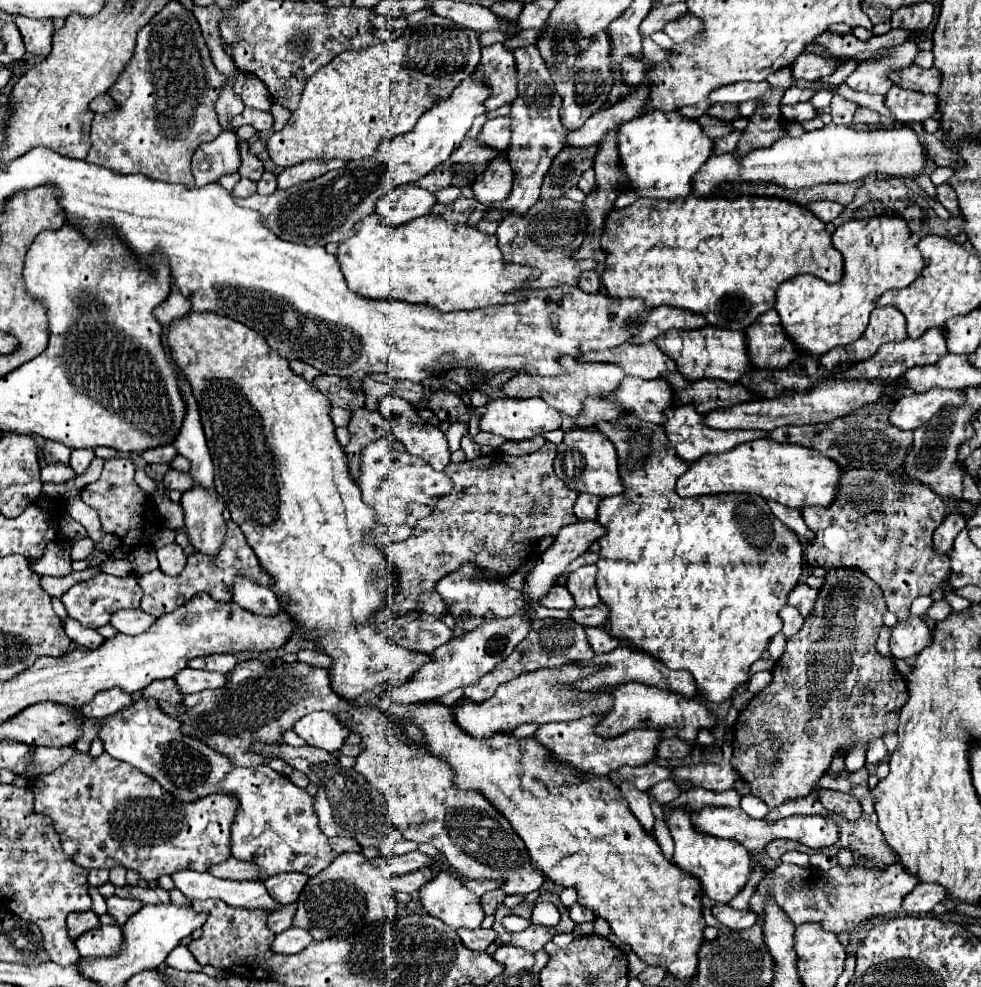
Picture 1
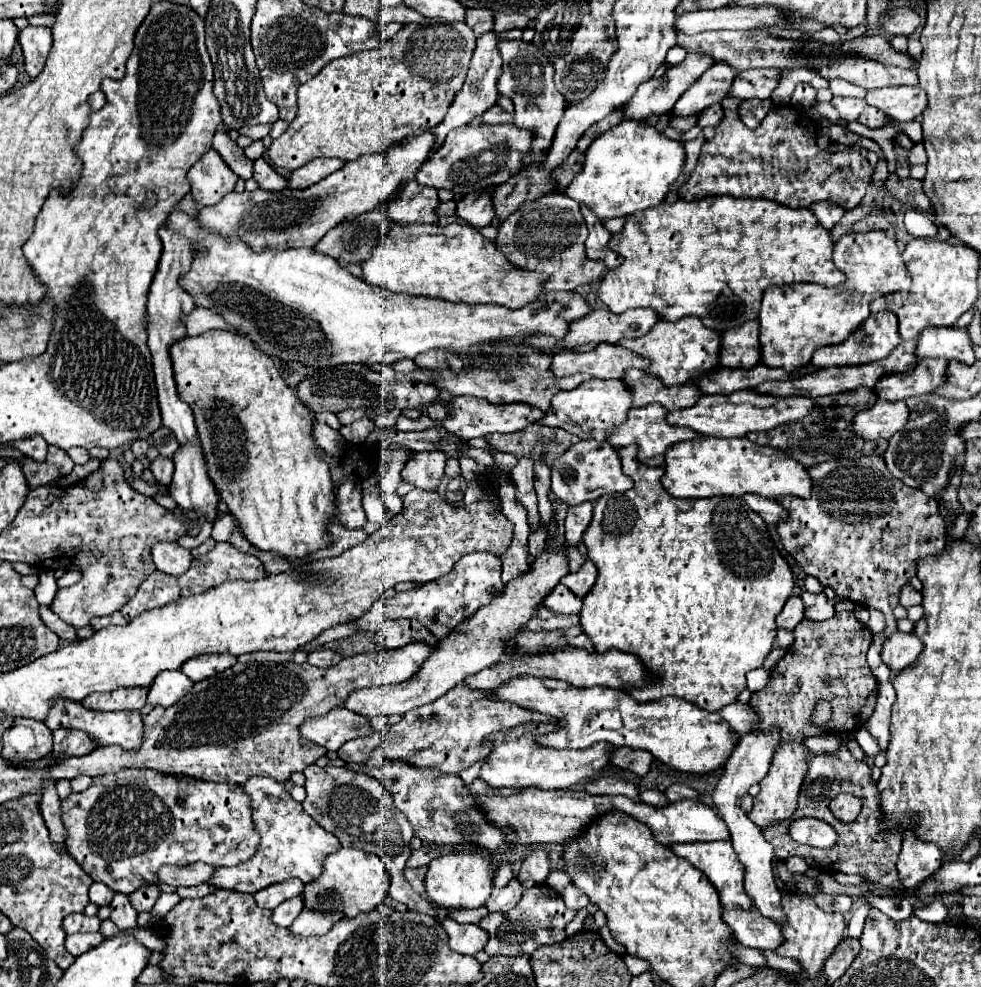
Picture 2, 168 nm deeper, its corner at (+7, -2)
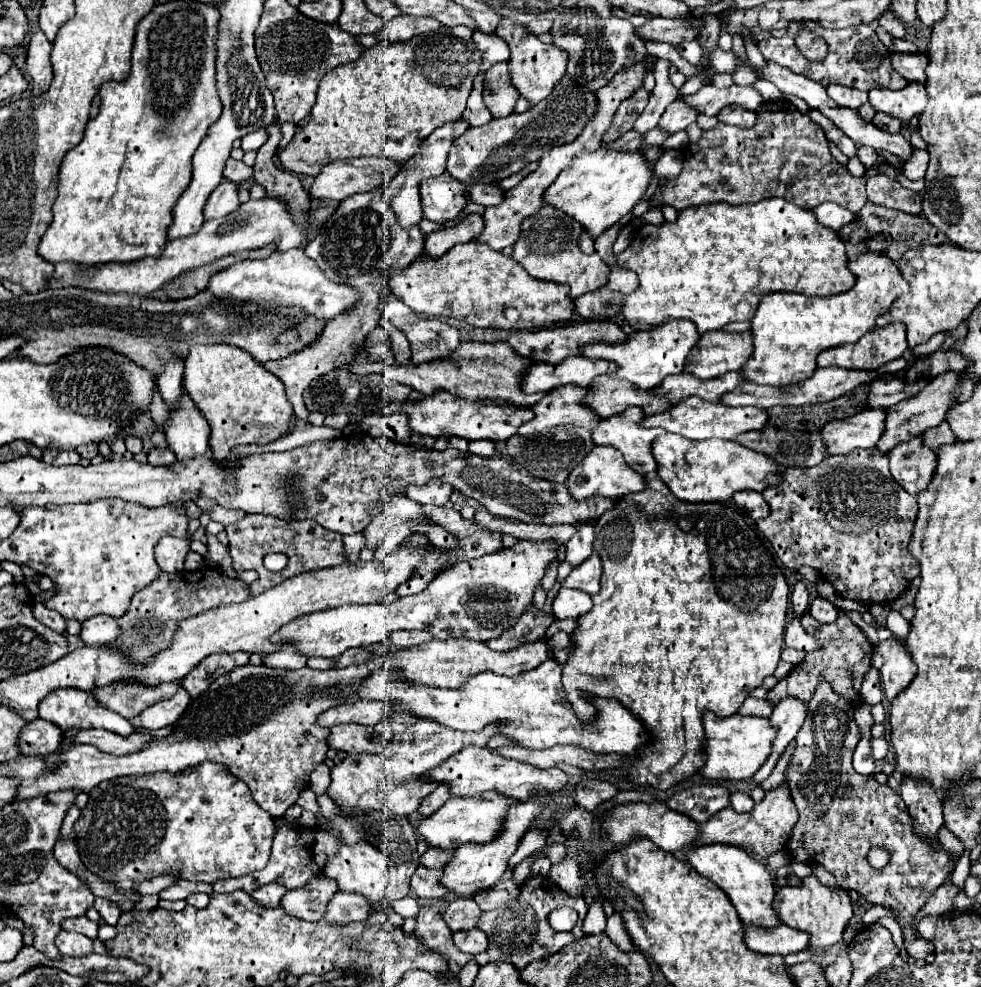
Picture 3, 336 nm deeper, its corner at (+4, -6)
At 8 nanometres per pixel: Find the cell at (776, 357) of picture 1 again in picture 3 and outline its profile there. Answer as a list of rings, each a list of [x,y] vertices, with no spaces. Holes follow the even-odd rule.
[[[714,330],[700,336],[690,360],[686,360],[684,372],[694,374],[700,380],[718,378],[726,372],[738,372],[752,354],[750,332],[732,334],[726,330]]]

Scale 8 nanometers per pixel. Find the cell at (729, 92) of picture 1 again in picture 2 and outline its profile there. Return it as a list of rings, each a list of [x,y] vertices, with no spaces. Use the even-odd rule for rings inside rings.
[[[713,64],[699,80],[695,80],[695,86],[691,86],[679,98],[679,104],[675,104],[673,108],[675,116],[699,114],[711,104],[723,102],[733,86],[735,74],[737,72],[729,64]]]

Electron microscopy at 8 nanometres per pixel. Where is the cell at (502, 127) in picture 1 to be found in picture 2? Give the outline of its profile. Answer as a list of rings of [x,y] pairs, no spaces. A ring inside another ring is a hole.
[[[495,106],[495,108],[491,108],[491,110],[487,110],[487,112],[483,114],[483,124],[485,124],[485,126],[513,124],[513,116],[507,114],[507,112],[503,112],[499,106]]]

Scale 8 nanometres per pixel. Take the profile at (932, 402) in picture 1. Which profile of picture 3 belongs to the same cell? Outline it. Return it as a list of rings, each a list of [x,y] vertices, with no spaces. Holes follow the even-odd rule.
[[[866,408],[850,418],[832,420],[822,428],[822,442],[830,456],[850,454],[858,448],[874,448],[882,436],[886,412],[880,408]]]

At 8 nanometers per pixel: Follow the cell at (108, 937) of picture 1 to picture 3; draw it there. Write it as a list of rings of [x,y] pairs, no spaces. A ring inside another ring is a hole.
[[[60,930],[56,936],[56,948],[66,956],[86,956],[92,952],[92,940],[78,932]]]

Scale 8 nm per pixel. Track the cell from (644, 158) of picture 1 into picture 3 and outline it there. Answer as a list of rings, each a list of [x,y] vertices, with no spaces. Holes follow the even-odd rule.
[[[598,148],[596,152],[578,154],[544,192],[544,202],[580,222],[582,228],[596,238],[606,228],[616,224],[624,214],[632,212],[642,194],[648,190],[650,182],[652,166],[646,162],[644,152],[610,152],[608,148]]]

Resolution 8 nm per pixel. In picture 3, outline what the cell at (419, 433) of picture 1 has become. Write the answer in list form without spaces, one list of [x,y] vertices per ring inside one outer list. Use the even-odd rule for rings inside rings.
[[[426,484],[426,488],[408,488],[406,496],[418,504],[444,506],[450,500],[452,490],[450,484]]]

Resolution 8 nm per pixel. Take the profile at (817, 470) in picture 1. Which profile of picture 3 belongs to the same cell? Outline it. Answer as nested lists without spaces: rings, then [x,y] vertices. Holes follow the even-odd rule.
[[[662,434],[652,442],[652,454],[658,464],[658,476],[670,492],[682,502],[720,502],[730,500],[734,492],[762,492],[770,484],[778,484],[778,466],[770,456],[762,456],[750,448],[730,440],[686,440],[684,436]]]

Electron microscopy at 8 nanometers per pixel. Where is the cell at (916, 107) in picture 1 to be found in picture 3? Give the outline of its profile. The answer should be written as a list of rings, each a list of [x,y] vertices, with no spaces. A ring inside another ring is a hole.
[[[914,82],[902,90],[874,88],[868,94],[870,94],[870,102],[876,110],[892,114],[892,116],[900,118],[902,122],[908,122],[914,116],[918,116],[924,110],[926,100],[928,100],[924,84],[914,84]]]

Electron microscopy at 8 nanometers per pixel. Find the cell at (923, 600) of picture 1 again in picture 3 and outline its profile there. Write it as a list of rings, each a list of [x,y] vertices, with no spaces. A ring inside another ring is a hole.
[[[890,610],[890,614],[888,614],[888,618],[886,618],[886,628],[892,632],[892,634],[896,634],[898,638],[906,638],[908,636],[908,632],[910,632],[910,628],[908,628],[908,620],[906,618],[902,618],[902,614],[900,612],[896,612],[896,610]]]

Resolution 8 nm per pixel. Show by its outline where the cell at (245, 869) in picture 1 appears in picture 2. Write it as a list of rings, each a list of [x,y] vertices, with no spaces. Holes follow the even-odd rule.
[[[195,862],[187,868],[161,868],[159,870],[159,882],[171,884],[171,886],[197,886],[201,882],[209,882],[209,878],[215,874],[215,866]]]

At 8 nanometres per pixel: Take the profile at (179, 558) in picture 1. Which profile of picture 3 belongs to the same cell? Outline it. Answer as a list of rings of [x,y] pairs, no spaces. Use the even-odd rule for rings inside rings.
[[[160,538],[154,546],[154,556],[162,572],[178,574],[184,568],[184,556],[188,550],[190,544],[184,538]]]

